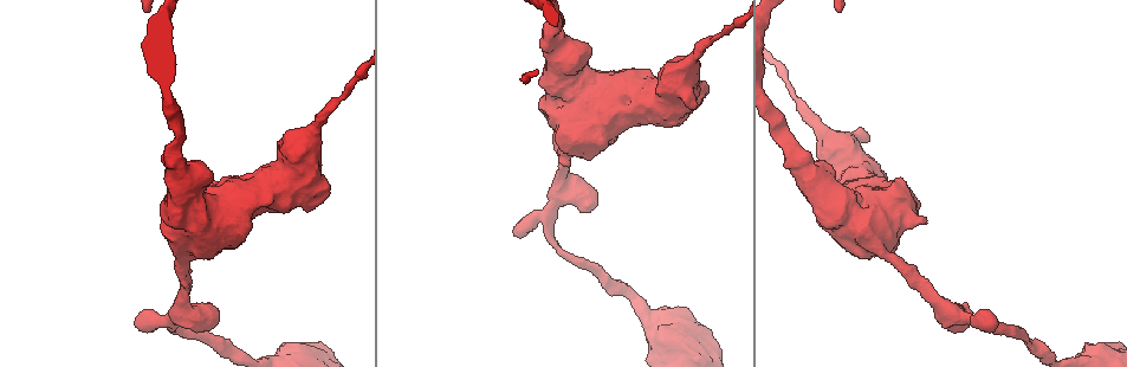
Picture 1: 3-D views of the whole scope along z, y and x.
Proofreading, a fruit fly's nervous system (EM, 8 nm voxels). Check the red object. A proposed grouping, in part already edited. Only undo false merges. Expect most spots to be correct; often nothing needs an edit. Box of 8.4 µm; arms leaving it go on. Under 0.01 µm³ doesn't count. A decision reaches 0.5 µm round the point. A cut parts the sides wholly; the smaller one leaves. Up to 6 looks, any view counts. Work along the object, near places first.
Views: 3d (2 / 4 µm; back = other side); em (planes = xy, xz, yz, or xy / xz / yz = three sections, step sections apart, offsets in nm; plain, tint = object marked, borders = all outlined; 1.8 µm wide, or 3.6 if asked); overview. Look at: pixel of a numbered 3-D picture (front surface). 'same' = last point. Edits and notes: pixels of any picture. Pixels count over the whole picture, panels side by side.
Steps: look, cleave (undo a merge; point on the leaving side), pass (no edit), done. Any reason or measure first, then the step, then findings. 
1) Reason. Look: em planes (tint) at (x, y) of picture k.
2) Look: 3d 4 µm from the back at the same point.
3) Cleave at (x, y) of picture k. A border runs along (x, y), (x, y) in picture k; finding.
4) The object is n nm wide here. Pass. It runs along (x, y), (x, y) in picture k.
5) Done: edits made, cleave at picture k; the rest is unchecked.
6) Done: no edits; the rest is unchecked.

Sudden change in width. Look: 3d 4 µm at (795, 161) of picture 1.

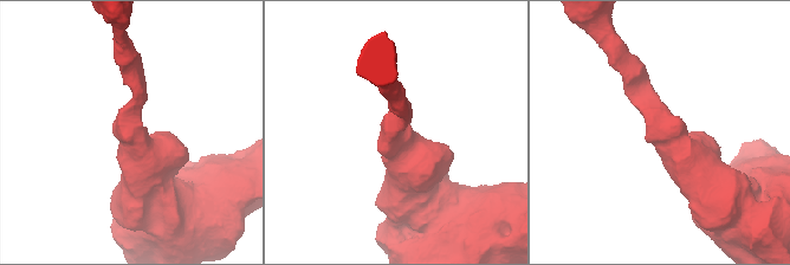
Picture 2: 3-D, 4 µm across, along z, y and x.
The arms are 240, 700 nm wide. Look: em xz step 16 (tint) at (661, 127) of picture 2.

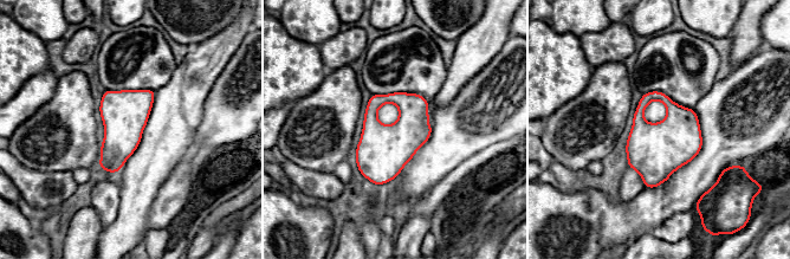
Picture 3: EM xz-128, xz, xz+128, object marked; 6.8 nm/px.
Pass. One neuron here.

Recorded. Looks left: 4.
Touches itself. Look: em 3.6 µm planes (plain) at (254, 200) of picture 1.

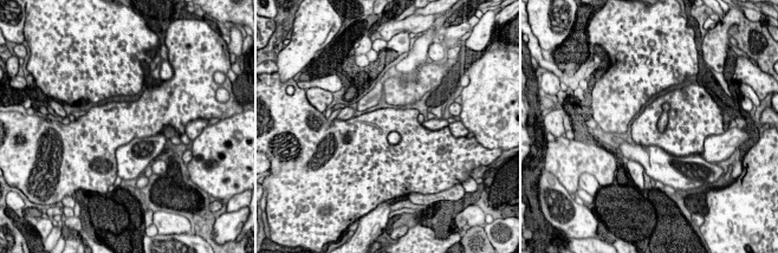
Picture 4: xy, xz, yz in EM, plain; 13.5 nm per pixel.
Look: em 3.6 µm planes (tint) at the same point.

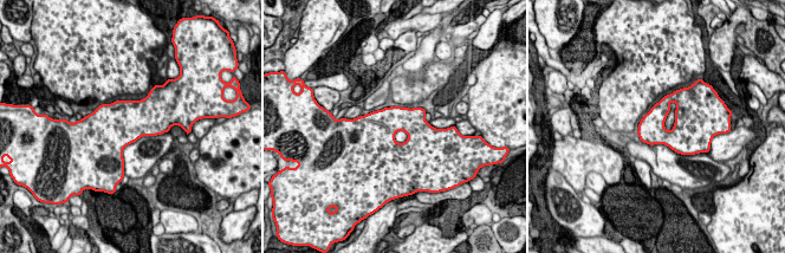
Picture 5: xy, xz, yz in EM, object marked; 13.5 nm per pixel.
Pass. All the same neuron.

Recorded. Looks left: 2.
Done: no edits; the rest is unchecked.

